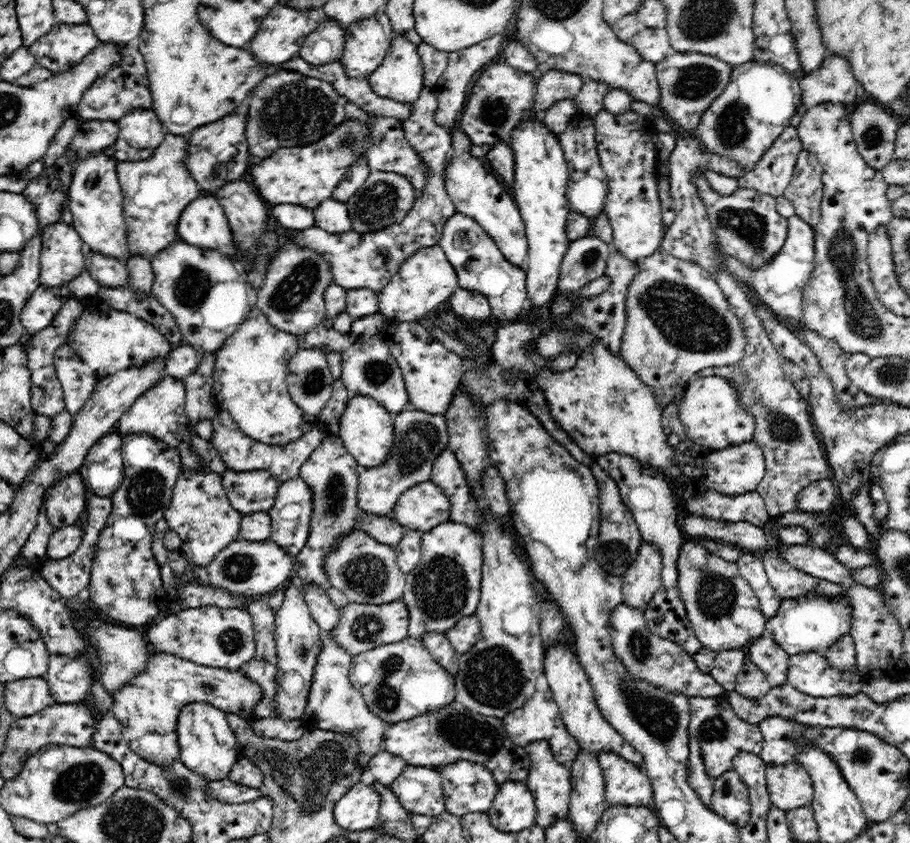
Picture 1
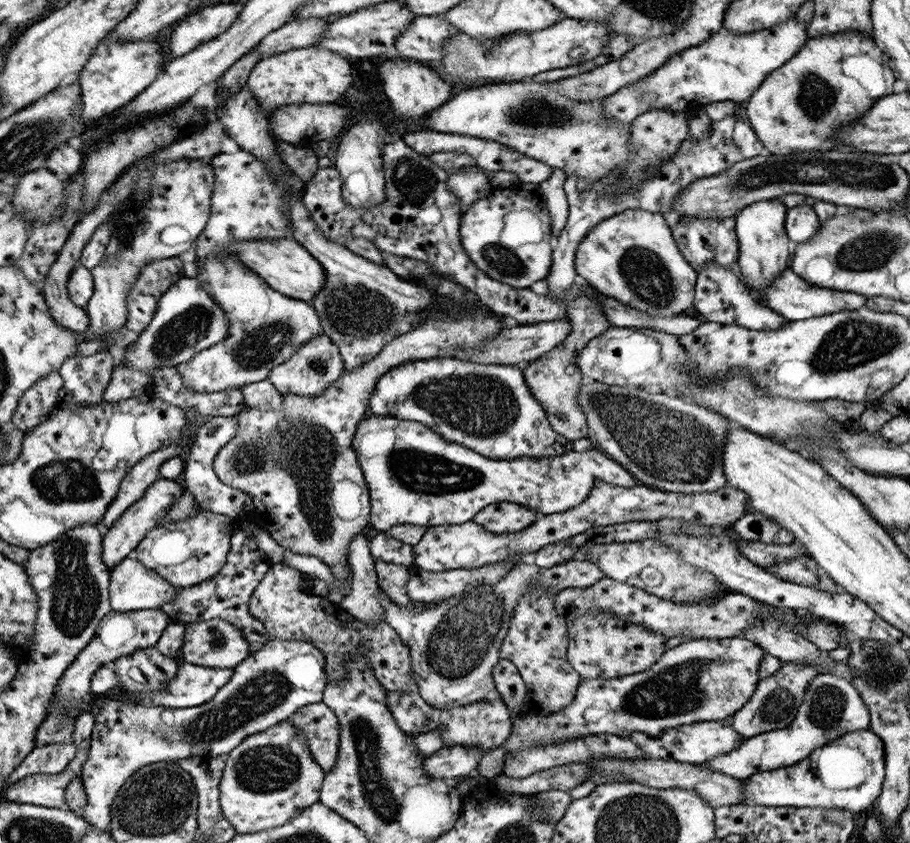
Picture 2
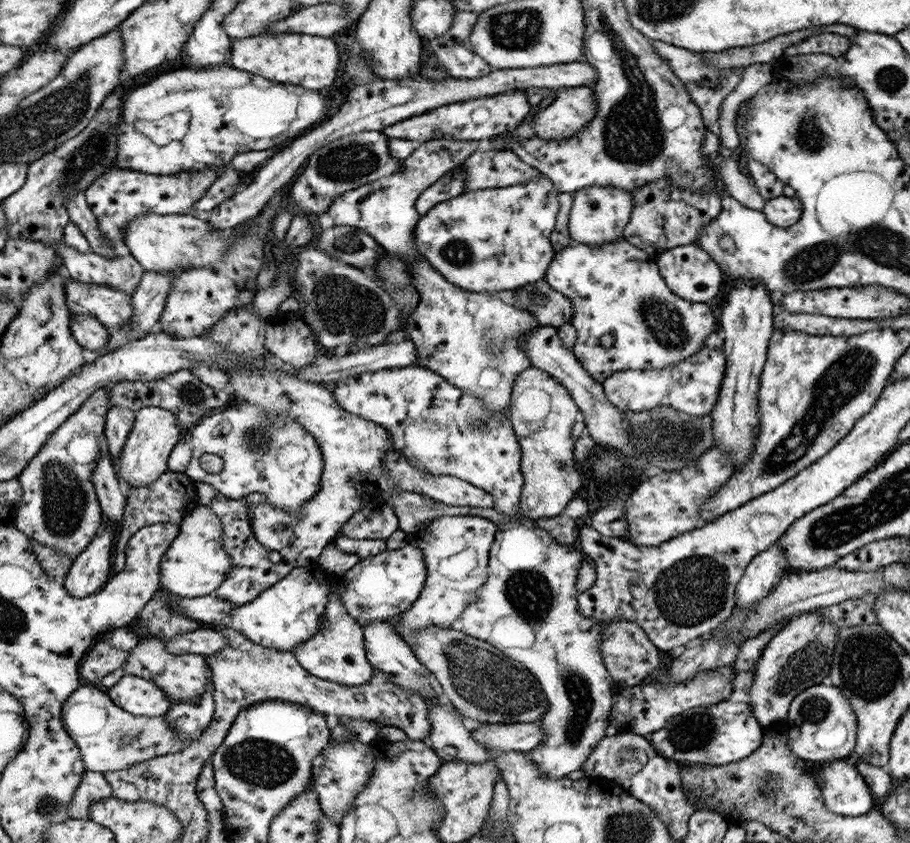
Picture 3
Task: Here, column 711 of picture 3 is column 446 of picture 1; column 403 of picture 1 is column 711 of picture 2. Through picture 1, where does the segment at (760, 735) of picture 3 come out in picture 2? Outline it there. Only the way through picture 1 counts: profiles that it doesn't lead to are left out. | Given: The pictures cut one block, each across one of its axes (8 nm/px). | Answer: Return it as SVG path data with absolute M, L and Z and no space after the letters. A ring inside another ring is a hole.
M732 716L726 720L712 720L667 728L657 735L644 732L628 732L625 734L644 754L653 759L678 760L678 762L701 765L702 763L722 754L726 754L742 745L744 738L732 728Z

